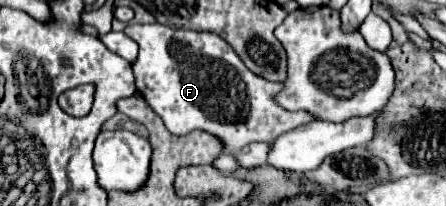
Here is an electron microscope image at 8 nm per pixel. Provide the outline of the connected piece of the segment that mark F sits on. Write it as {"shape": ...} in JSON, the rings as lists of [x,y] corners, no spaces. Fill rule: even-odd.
{"shape":[[[129,24],[123,32],[139,44],[139,56],[133,62],[137,90],[143,94],[151,110],[161,116],[165,128],[171,134],[189,134],[193,130],[203,130],[217,136],[221,144],[225,144],[225,154],[235,154],[247,144],[275,140],[281,132],[293,130],[313,120],[307,112],[287,112],[275,104],[271,96],[281,90],[281,84],[269,82],[247,70],[233,48],[213,32],[193,32],[161,24]]]}

